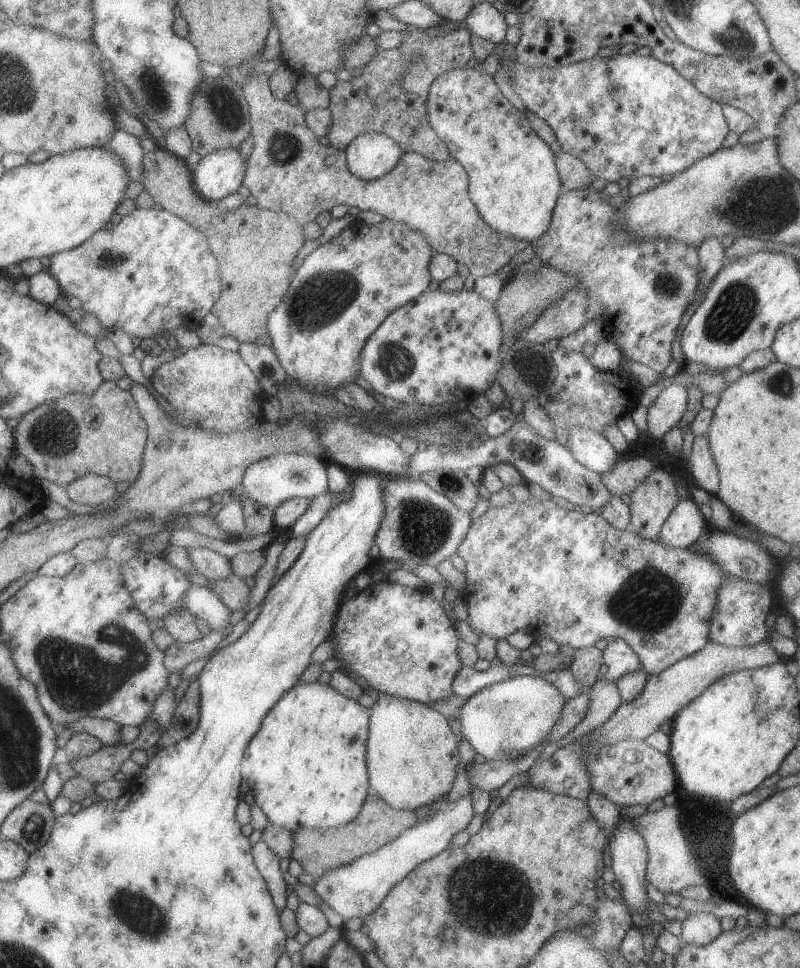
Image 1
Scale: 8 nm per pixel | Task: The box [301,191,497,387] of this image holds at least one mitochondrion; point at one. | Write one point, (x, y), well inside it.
(396, 361)

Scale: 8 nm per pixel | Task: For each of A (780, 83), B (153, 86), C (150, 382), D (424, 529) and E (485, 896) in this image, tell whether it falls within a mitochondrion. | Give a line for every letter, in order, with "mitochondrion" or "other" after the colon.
A: other
B: mitochondrion
C: other
D: mitochondrion
E: mitochondrion

